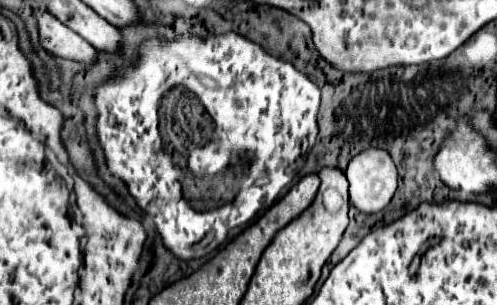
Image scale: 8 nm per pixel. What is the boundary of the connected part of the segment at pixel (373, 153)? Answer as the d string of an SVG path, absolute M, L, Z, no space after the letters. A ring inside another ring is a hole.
M366 149L358 153L348 169L350 205L362 213L382 211L396 191L396 165L384 149Z

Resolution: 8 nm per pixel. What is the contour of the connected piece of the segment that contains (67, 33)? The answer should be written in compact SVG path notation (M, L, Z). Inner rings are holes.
M38 11L38 33L40 45L56 57L92 63L96 55L96 49L88 41L84 41L80 35L76 35L48 11Z

